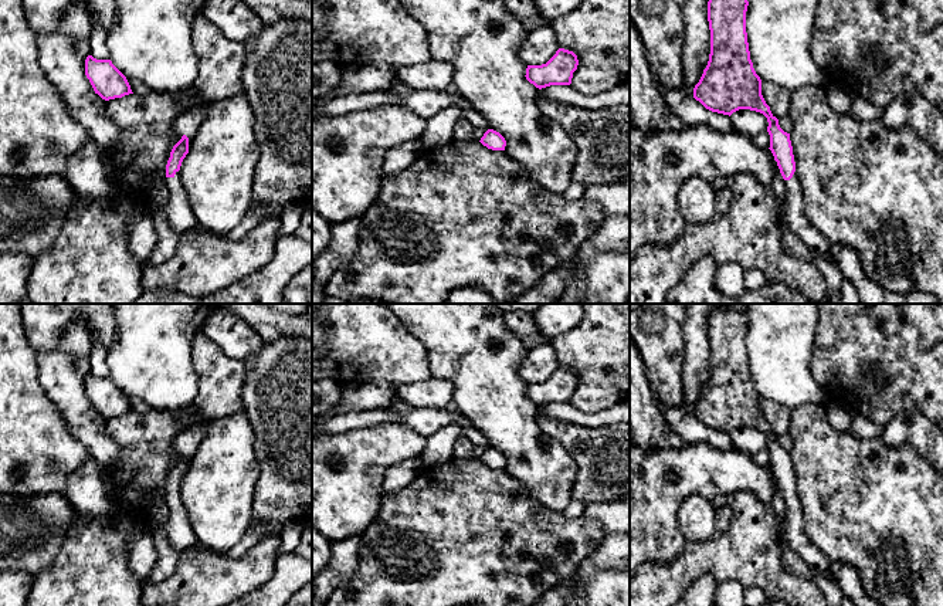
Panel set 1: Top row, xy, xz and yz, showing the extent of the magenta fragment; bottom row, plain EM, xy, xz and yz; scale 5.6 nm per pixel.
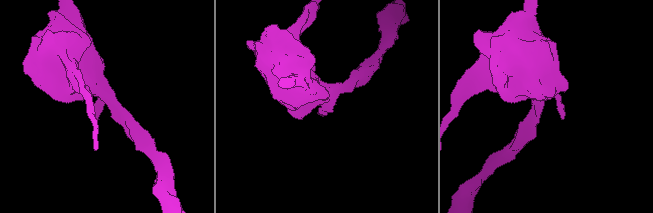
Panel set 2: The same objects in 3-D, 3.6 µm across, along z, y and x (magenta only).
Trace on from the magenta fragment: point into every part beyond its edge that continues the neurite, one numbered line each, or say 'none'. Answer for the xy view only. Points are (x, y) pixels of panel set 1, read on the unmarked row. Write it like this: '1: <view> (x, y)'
1: xy (180, 535)

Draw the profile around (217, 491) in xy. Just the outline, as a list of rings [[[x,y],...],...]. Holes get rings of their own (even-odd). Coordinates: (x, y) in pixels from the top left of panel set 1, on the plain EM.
[[[242,412],[208,422],[208,433],[200,443],[197,451],[189,457],[189,471],[180,484],[180,500],[186,509],[197,542],[217,553],[230,551],[248,531],[254,517],[254,490],[260,475],[260,467],[254,453],[254,430]]]

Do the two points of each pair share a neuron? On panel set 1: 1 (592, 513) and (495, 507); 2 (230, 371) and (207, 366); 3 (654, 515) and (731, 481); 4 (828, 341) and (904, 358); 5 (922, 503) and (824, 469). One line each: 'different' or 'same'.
1: different
2: same
3: same
4: same
5: same

